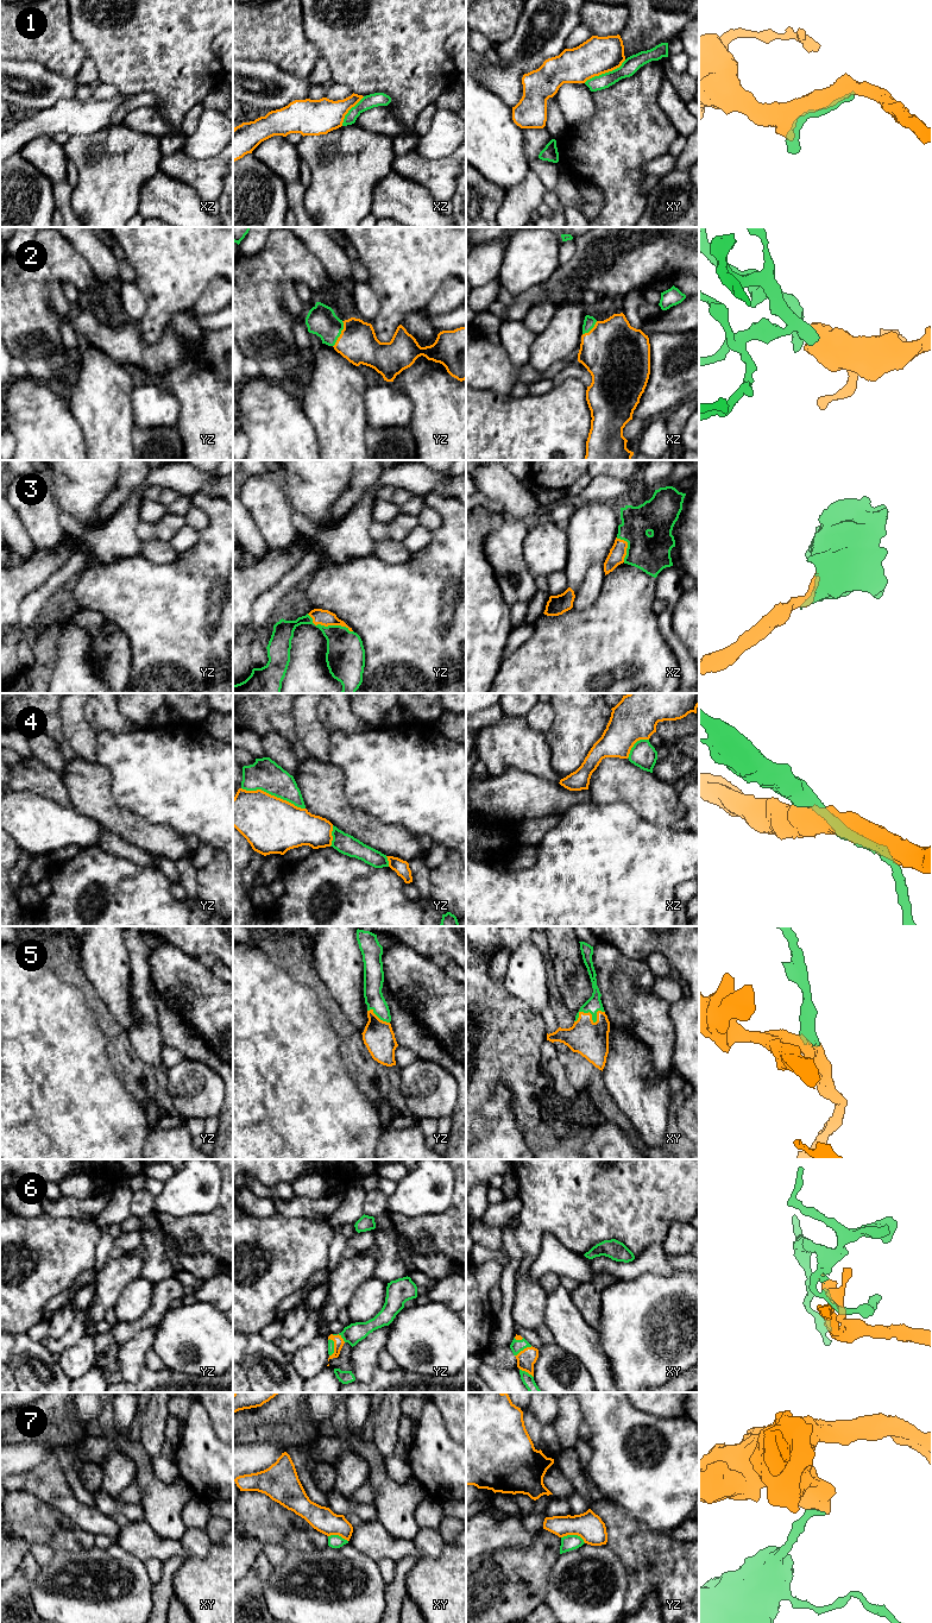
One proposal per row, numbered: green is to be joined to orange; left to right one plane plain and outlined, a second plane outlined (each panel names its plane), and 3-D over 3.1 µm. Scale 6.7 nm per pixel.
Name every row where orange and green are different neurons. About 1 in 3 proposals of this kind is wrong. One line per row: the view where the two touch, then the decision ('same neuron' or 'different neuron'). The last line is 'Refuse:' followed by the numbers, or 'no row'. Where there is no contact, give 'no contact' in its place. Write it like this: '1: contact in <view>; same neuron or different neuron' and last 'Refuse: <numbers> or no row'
1: contact in xy; same neuron
2: contact in yz; same neuron
3: contact in yz; same neuron
4: contact in yz; different neuron
5: contact in xy; same neuron
6: contact in yz; same neuron
7: contact in yz; different neuron
Refuse: 4, 7

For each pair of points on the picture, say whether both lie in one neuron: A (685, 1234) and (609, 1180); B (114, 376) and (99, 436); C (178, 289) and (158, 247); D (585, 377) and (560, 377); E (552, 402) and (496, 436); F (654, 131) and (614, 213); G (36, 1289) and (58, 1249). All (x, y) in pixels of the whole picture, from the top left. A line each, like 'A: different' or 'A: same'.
A: different
B: same
C: same
D: same
E: same
F: same
G: same

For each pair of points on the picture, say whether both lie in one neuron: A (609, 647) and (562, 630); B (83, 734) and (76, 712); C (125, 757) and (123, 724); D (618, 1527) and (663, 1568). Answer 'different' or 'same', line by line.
A: same
B: same
C: different
D: same

